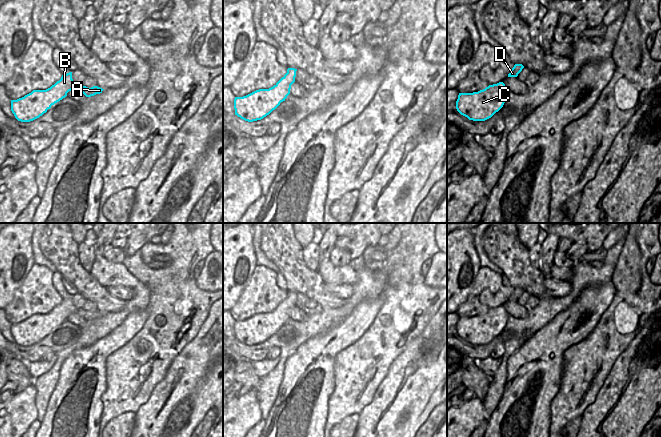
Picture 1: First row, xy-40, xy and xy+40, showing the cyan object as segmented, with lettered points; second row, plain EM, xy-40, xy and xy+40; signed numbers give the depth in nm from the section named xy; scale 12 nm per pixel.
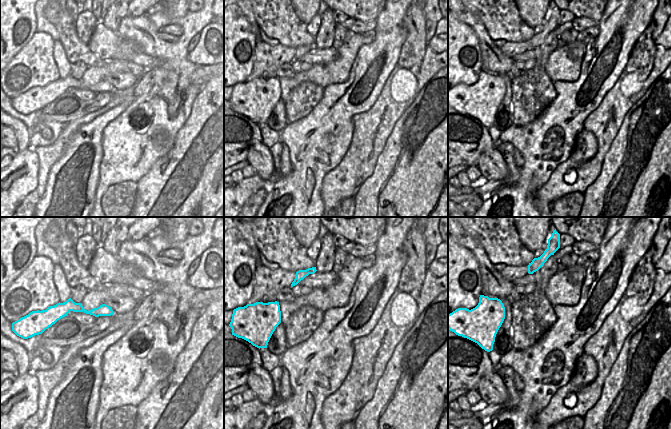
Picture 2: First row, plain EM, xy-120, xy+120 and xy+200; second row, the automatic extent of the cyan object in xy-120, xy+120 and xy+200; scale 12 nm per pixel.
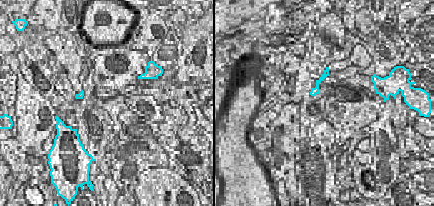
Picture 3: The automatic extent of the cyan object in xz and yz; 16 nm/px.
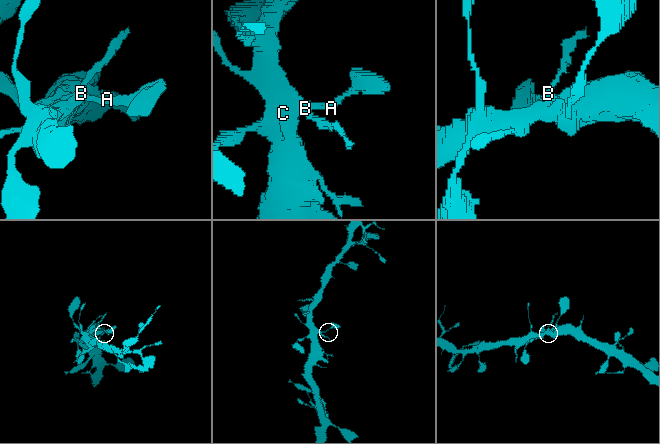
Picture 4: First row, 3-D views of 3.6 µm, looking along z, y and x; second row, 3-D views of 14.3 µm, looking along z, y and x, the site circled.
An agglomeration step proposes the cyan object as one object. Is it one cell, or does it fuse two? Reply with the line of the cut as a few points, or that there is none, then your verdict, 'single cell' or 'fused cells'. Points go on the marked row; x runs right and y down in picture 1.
cut none; single cell

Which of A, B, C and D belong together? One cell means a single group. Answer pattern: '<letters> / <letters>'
A B C D

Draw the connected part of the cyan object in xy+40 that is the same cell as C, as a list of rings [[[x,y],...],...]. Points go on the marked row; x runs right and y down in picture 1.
[[[503,82],[489,85],[478,92],[459,93],[456,109],[469,120],[485,121],[503,107],[508,93]]]

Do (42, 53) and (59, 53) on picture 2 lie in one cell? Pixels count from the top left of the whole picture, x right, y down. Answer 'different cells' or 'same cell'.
different cells

